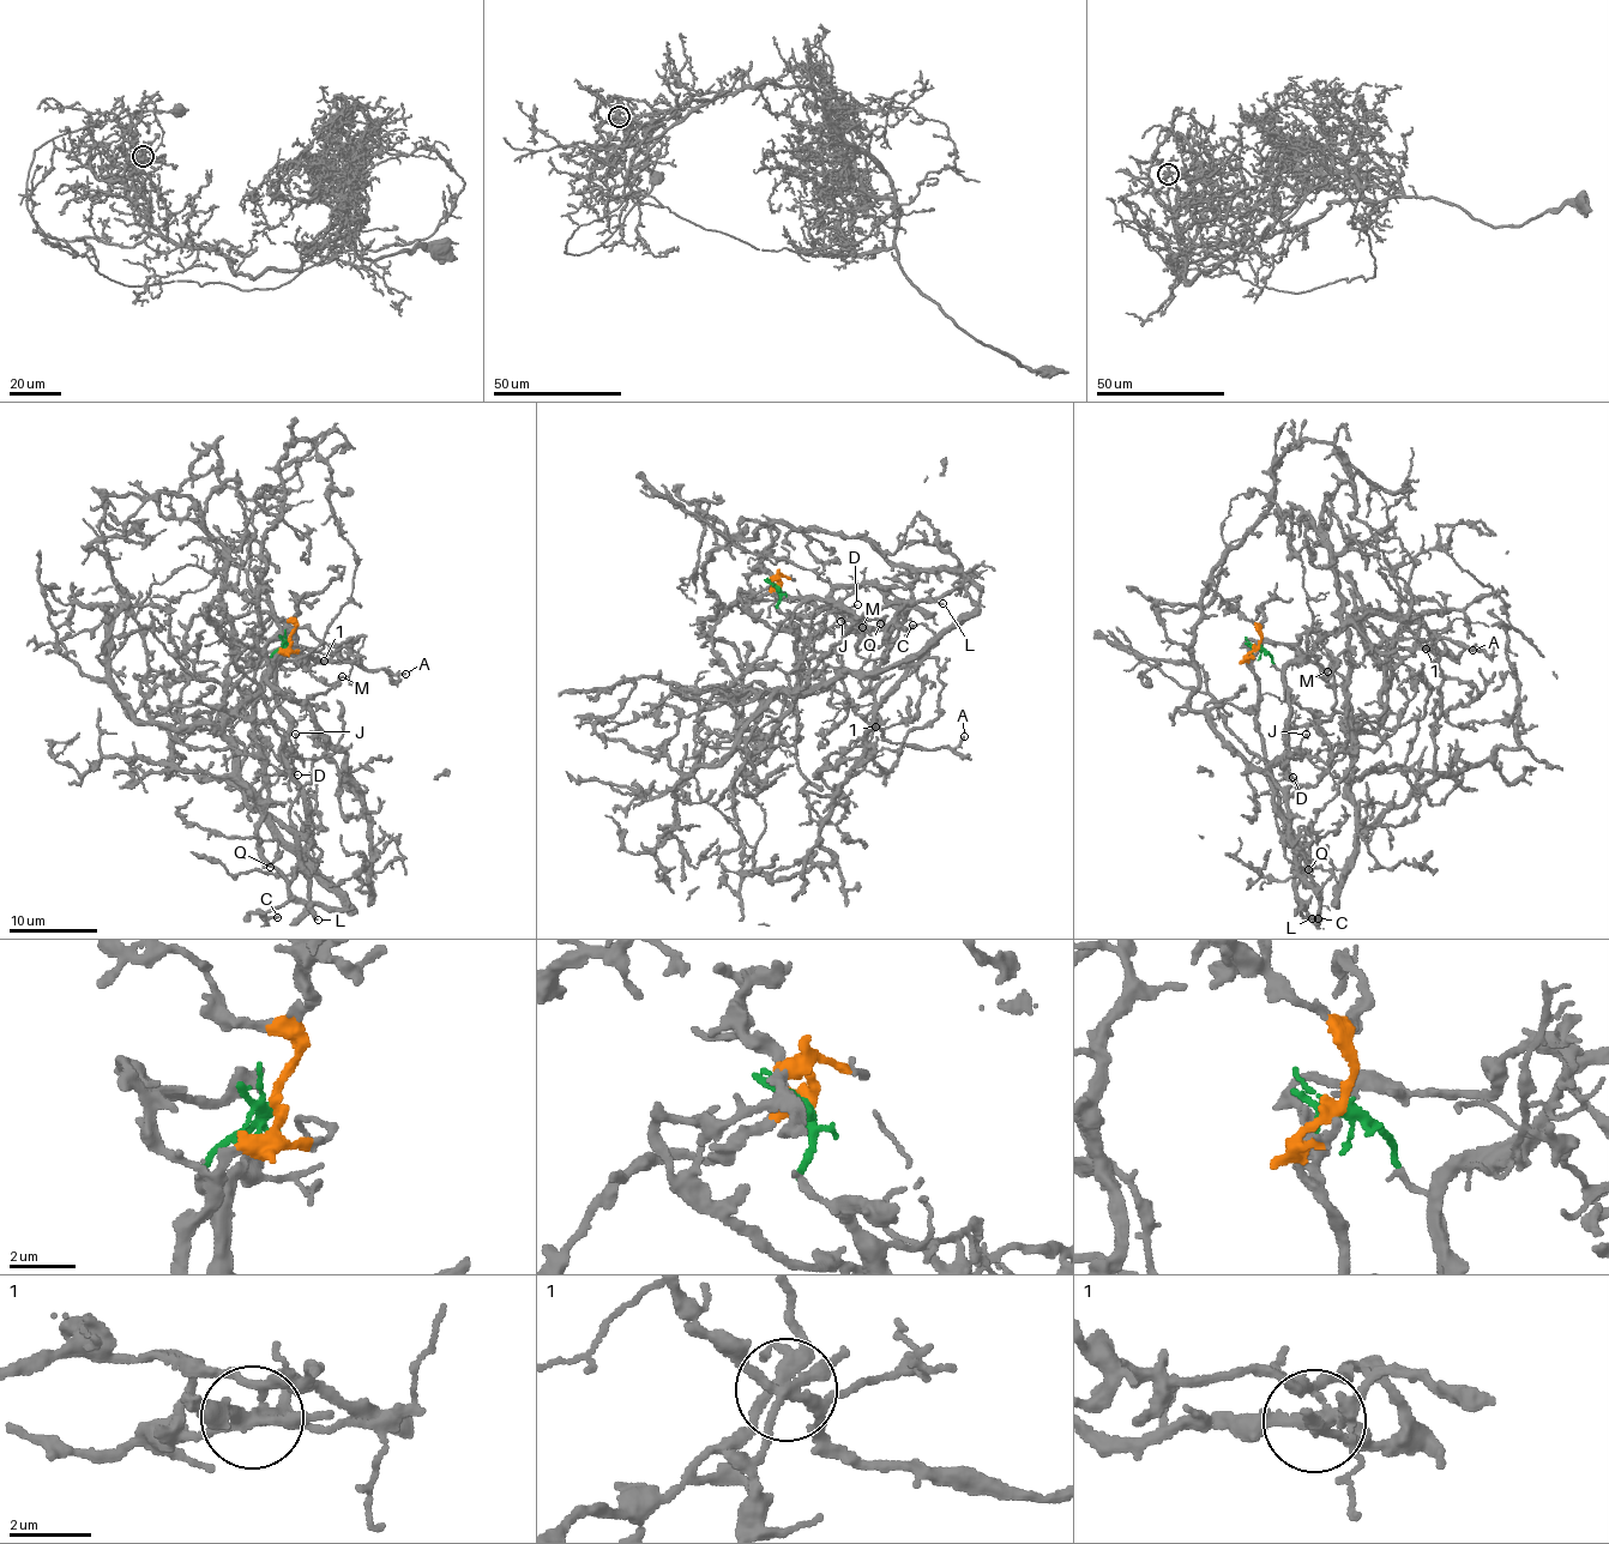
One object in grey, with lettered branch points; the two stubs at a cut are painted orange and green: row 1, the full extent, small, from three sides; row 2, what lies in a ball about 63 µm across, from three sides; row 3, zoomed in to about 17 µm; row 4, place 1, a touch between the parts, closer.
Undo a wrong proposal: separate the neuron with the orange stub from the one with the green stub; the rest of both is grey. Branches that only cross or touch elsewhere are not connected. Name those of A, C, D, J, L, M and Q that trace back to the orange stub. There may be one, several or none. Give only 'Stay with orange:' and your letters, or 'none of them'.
Stay with orange: C, D, L, M, Q

